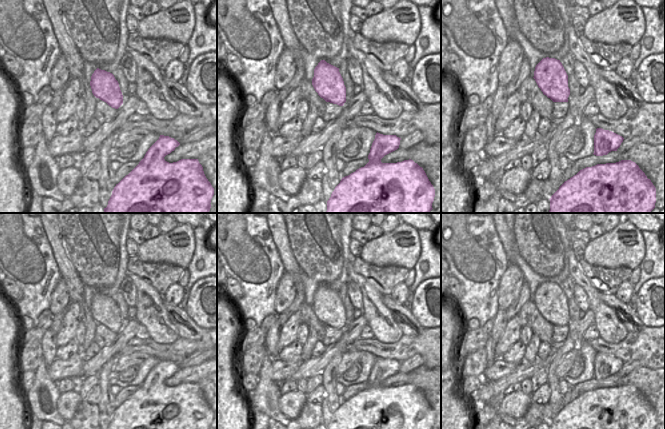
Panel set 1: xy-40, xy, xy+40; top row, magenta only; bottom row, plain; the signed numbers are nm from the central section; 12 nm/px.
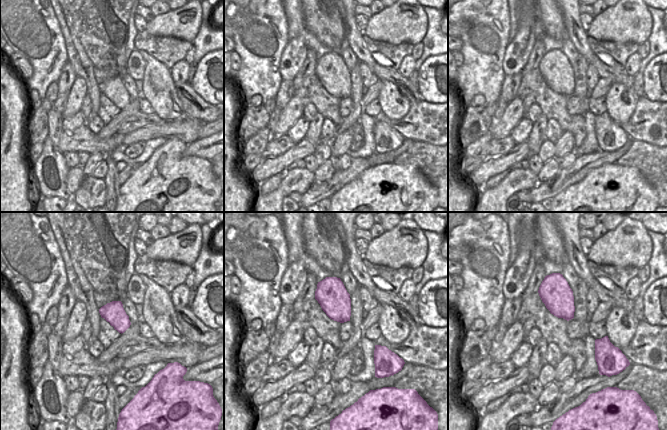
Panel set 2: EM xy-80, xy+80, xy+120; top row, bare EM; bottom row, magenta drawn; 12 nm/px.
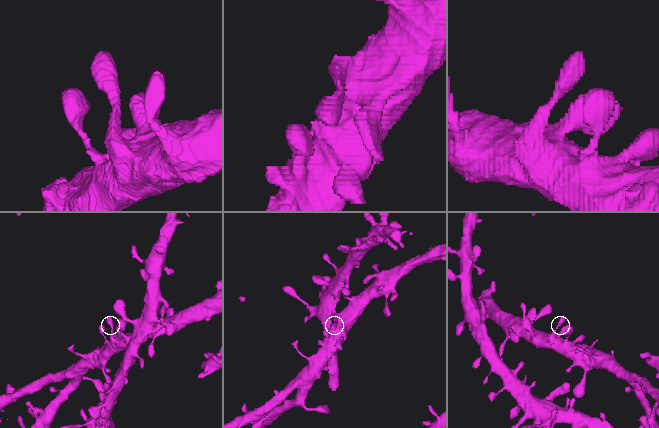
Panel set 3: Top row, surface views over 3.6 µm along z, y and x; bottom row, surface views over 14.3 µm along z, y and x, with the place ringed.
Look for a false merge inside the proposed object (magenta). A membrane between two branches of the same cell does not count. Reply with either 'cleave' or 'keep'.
keep

